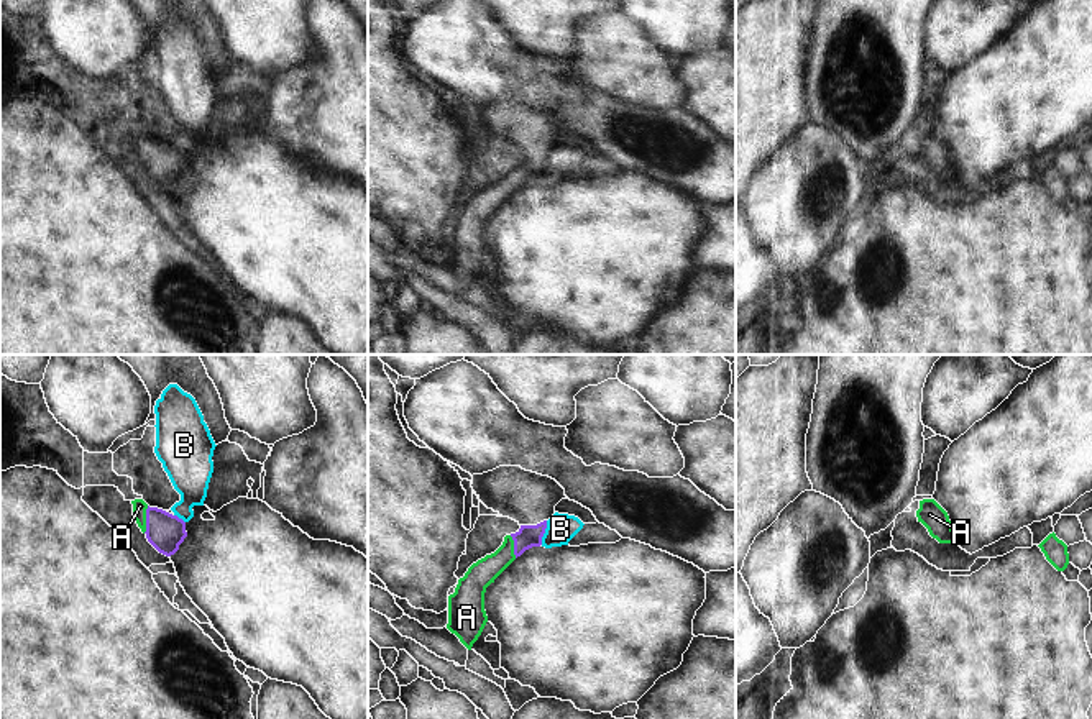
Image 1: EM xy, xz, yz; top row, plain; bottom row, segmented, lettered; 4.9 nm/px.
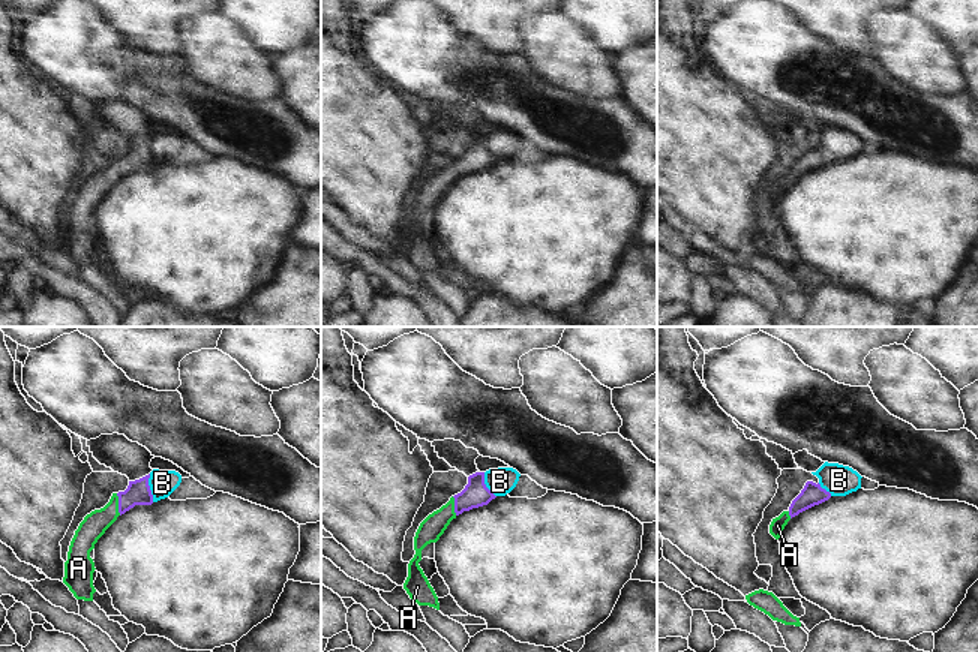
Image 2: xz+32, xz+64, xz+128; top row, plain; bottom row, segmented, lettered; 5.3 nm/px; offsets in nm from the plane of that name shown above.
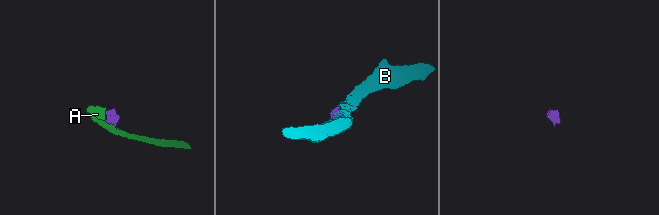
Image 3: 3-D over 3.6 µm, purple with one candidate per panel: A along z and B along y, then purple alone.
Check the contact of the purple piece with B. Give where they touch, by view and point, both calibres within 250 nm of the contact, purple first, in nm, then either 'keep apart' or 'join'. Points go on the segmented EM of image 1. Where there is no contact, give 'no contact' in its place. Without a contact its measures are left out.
xz (544, 532) | 110/140 nm | keep apart

